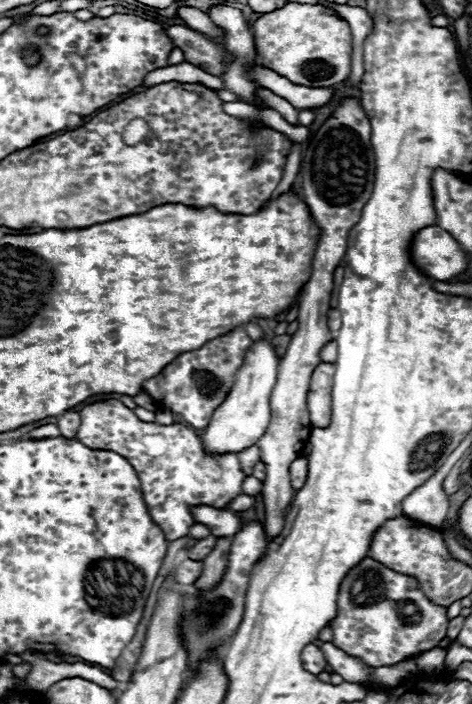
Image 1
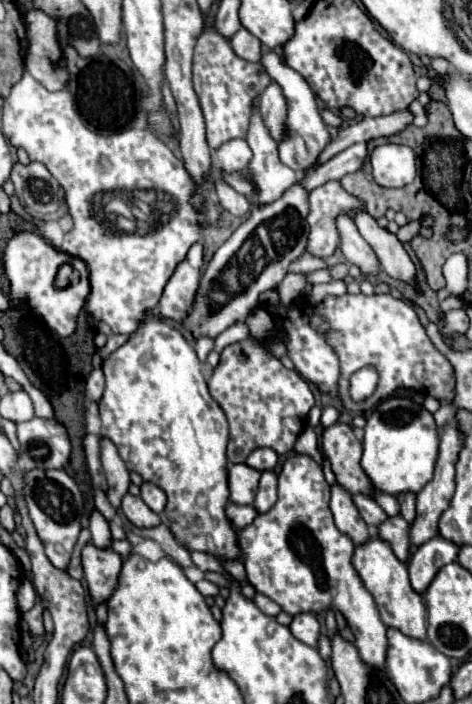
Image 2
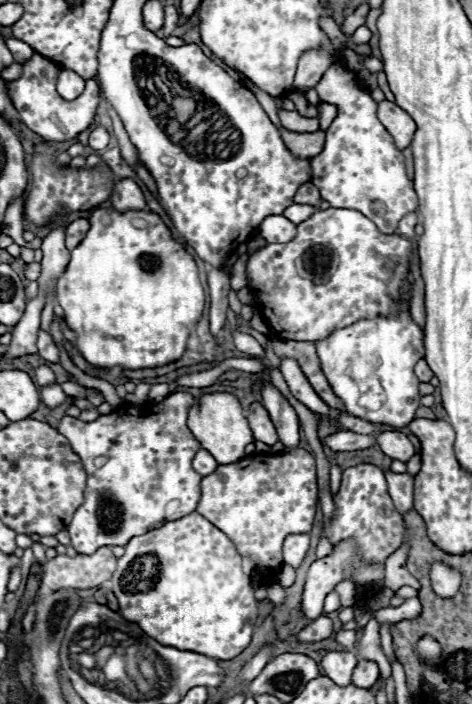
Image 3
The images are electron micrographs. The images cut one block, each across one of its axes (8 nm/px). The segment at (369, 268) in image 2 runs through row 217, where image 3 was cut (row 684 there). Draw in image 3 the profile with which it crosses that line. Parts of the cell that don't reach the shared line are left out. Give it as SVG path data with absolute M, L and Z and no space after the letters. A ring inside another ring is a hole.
M326 652L320 666L328 678L332 678L340 686L348 686L352 680L352 672L356 668L356 656L350 652Z

